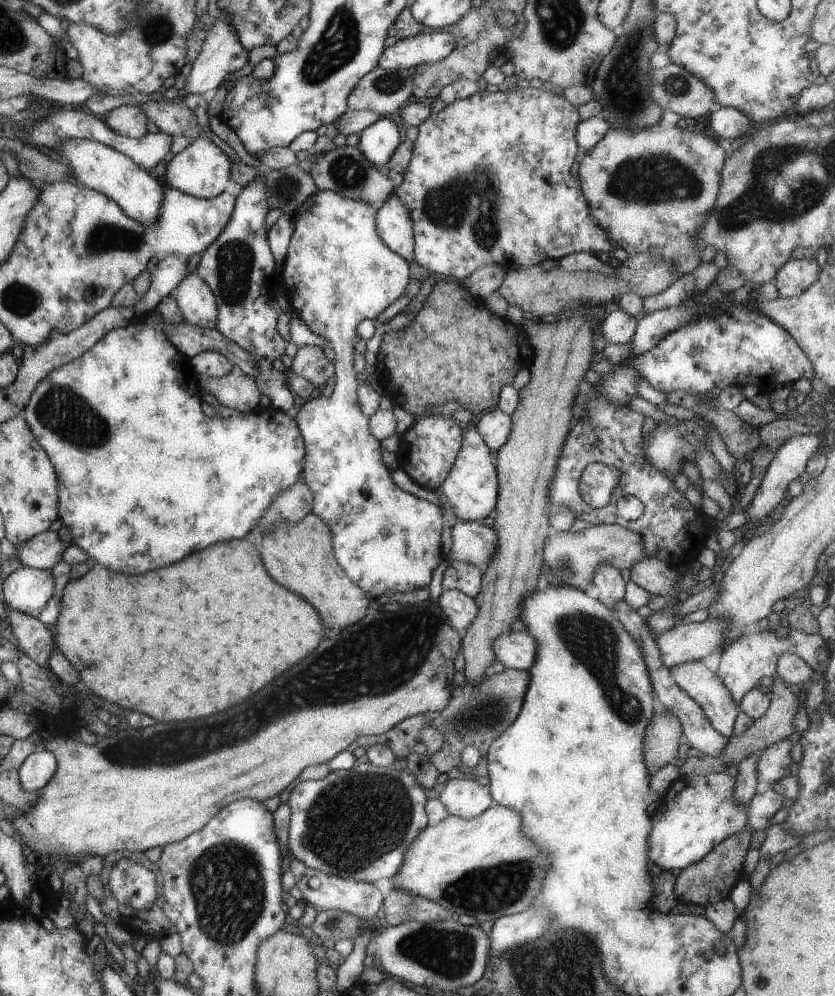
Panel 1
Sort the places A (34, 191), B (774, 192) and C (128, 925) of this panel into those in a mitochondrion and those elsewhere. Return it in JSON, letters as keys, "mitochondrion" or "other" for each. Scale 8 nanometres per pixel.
{"A":"other","B":"mitochondrion","C":"other"}

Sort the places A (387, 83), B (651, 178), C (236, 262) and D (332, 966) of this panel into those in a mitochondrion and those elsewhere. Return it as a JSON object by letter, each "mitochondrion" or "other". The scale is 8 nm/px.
{"A":"mitochondrion","B":"mitochondrion","C":"mitochondrion","D":"other"}

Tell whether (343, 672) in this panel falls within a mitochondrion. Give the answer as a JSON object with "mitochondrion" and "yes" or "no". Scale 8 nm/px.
{"mitochondrion":"yes"}

